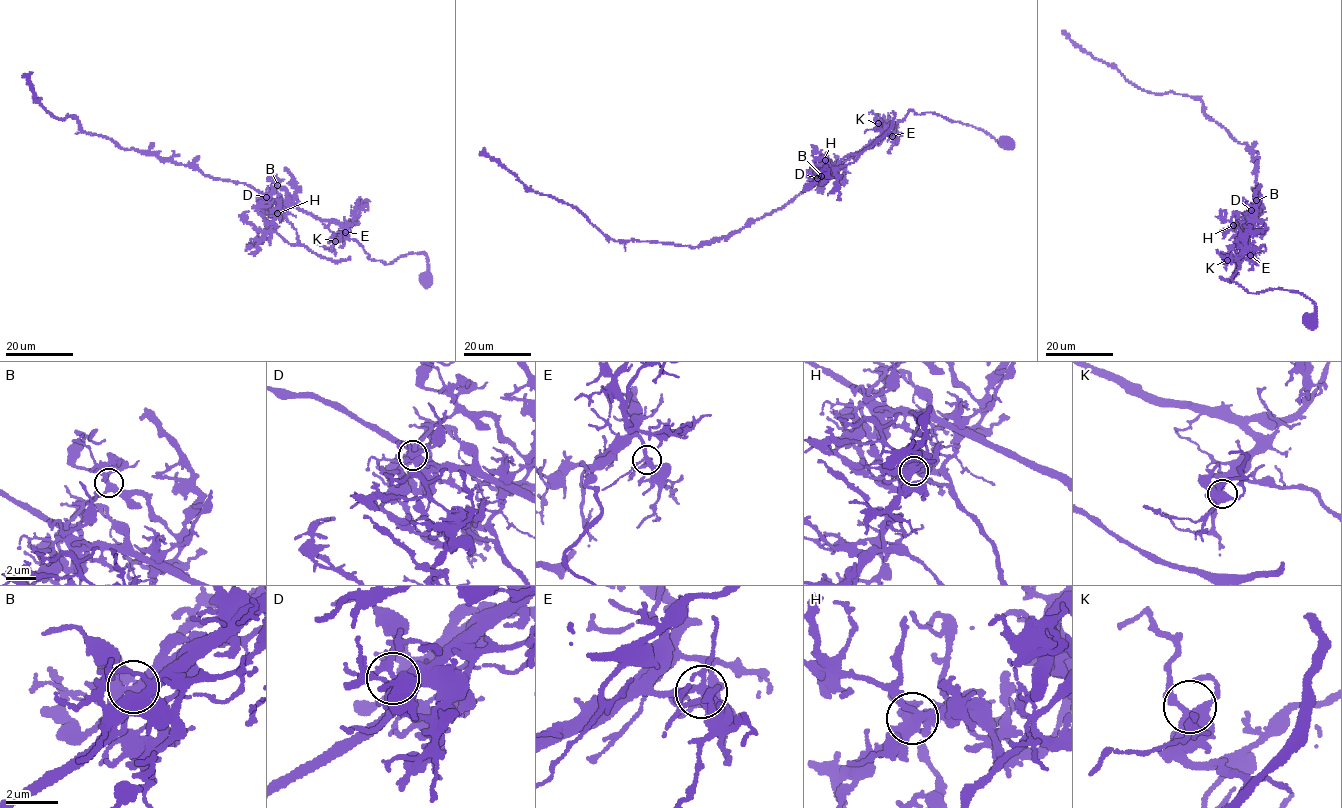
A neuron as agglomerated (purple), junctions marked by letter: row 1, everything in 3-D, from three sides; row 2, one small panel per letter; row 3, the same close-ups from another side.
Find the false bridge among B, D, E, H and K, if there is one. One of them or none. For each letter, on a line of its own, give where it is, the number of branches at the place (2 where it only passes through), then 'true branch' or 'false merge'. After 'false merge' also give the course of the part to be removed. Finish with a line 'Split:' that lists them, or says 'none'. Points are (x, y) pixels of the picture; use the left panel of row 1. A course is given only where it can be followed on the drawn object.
B: place (277, 185); branches 5; false merge; course (277, 185), (293, 198), (284, 212), (297, 242), (291, 244), (270, 230), (270, 237), (262, 241), (256, 232)
D: place (266, 197); branches 5; true branch
E: place (345, 232); branches 5; true branch
H: place (277, 213); branches 5; true branch
K: place (335, 241); branches 5; true branch
Split: B

